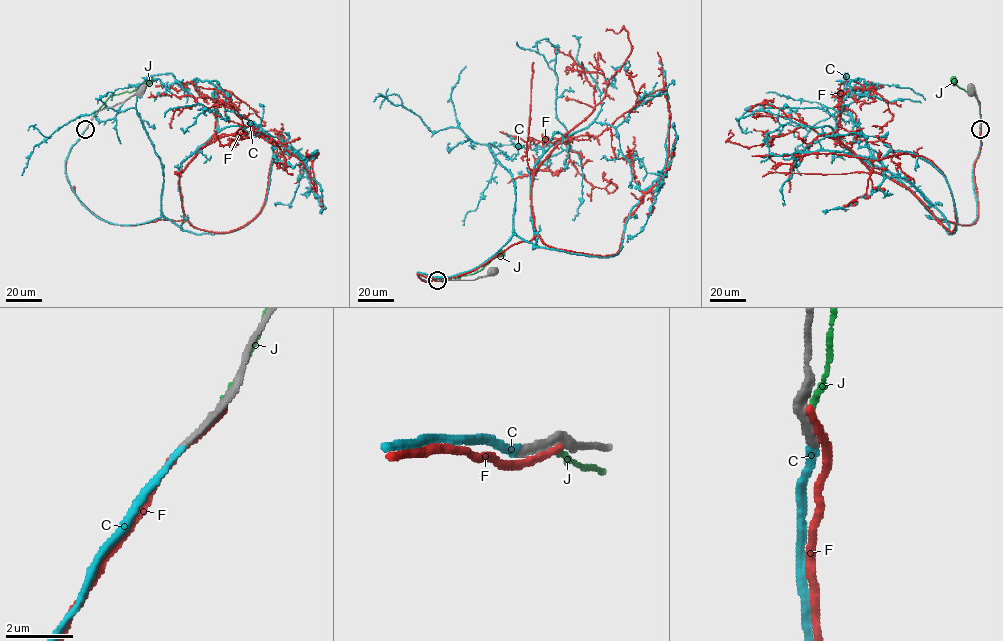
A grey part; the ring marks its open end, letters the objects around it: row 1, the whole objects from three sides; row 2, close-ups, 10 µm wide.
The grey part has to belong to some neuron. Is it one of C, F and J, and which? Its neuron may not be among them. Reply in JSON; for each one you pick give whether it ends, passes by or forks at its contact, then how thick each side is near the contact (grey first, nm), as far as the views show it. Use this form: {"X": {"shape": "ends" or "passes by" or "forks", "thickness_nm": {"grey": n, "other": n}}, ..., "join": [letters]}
{"C": {"shape": "ends", "thickness_nm": {"grey": 200, "other": 190}}, "join": ["C"]}

